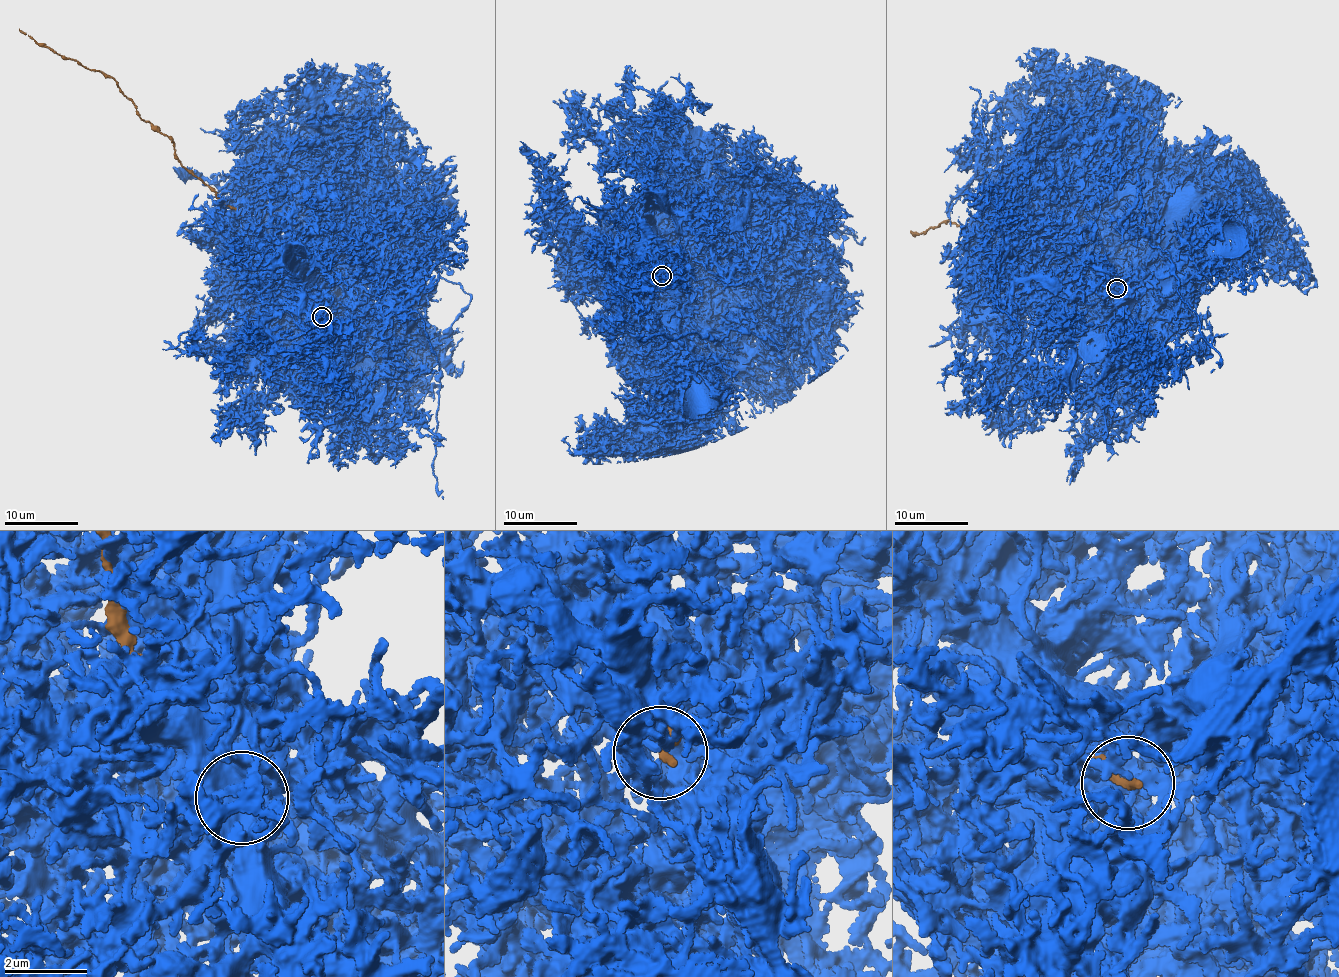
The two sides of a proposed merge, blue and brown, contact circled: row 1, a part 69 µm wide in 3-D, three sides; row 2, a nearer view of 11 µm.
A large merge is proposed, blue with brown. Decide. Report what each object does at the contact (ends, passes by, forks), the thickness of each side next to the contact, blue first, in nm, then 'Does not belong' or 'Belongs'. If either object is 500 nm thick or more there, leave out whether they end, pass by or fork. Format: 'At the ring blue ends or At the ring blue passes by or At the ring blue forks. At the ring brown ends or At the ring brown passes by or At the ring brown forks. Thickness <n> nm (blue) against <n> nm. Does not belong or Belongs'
At the ring blue ends. At the ring brown ends. Thickness 240 nm (blue) against 240 nm. Does not belong

